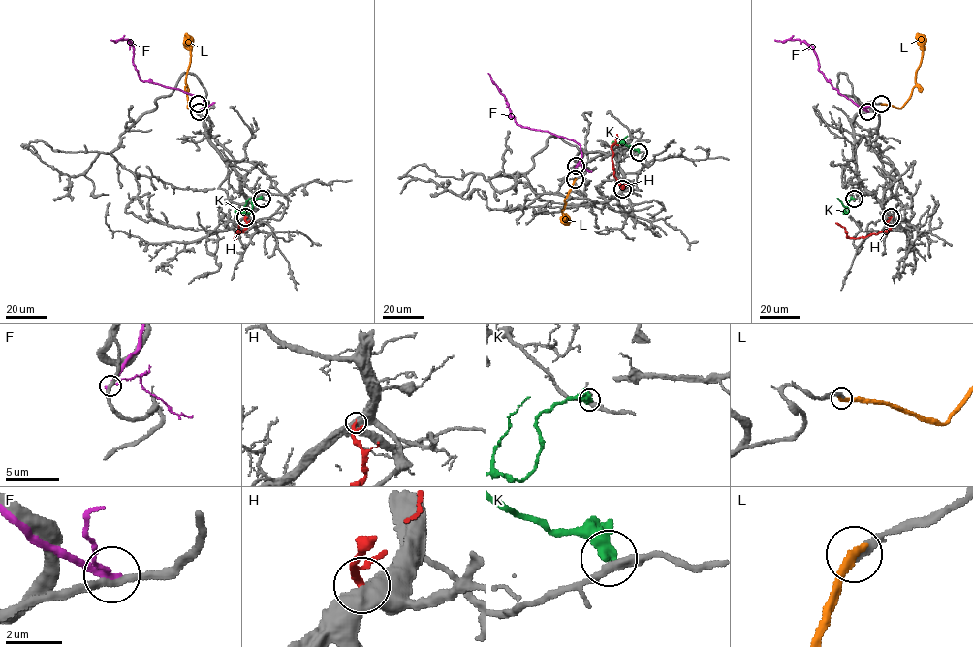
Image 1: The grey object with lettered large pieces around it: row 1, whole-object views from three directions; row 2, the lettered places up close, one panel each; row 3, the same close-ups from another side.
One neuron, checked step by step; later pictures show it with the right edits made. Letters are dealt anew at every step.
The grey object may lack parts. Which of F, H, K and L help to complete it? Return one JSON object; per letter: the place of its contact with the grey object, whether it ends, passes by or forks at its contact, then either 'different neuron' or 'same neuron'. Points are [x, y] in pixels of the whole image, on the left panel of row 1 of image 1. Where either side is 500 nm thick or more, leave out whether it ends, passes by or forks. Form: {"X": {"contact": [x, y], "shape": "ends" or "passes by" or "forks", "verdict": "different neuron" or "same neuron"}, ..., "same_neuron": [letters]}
{"F": {"contact": [199, 111], "shape": "passes by", "verdict": "different neuron"}, "H": {"contact": [245, 217], "verdict": "different neuron"}, "K": {"contact": [262, 199], "shape": "ends", "verdict": "different neuron"}, "L": {"contact": [198, 104], "shape": "ends", "verdict": "different neuron"}, "same_neuron": []}

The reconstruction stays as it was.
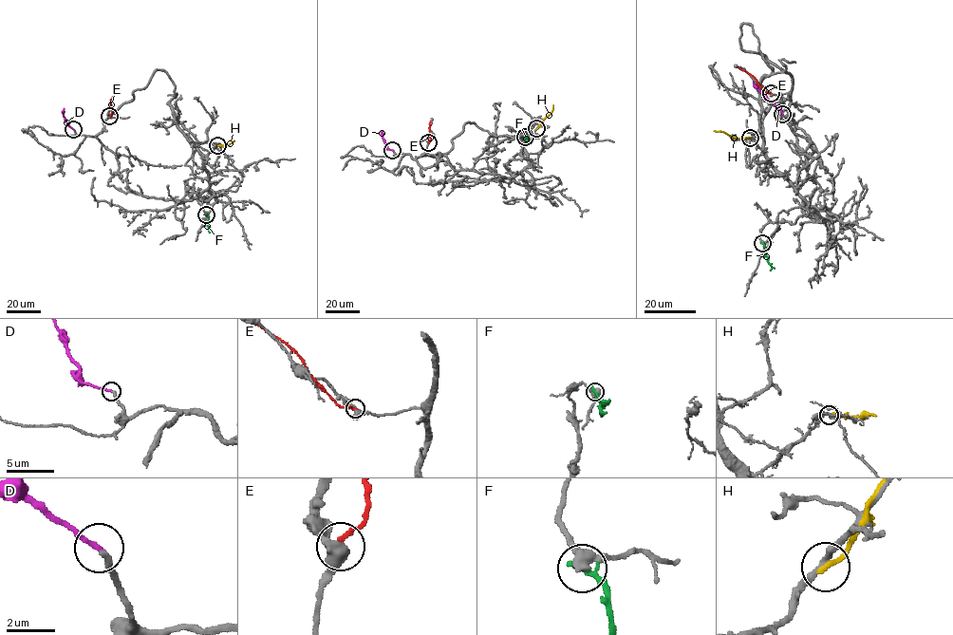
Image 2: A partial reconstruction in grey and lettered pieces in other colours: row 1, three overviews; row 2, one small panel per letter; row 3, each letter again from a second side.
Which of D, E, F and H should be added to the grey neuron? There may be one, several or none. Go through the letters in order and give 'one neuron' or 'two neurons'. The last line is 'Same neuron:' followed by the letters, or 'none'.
D: one neuron
E: two neurons
F: two neurons
H: two neurons
Same neuron: D

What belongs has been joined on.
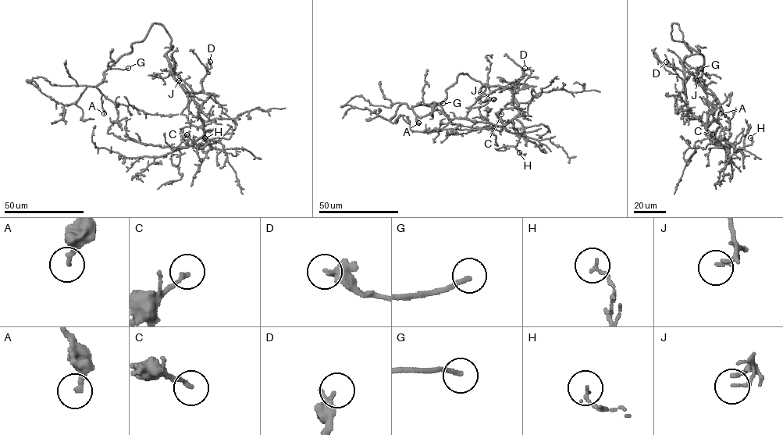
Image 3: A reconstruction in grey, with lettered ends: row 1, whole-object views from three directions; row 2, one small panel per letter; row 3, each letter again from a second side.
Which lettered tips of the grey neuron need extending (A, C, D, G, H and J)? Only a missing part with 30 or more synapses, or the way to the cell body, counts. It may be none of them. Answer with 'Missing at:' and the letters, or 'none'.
Missing at: G

